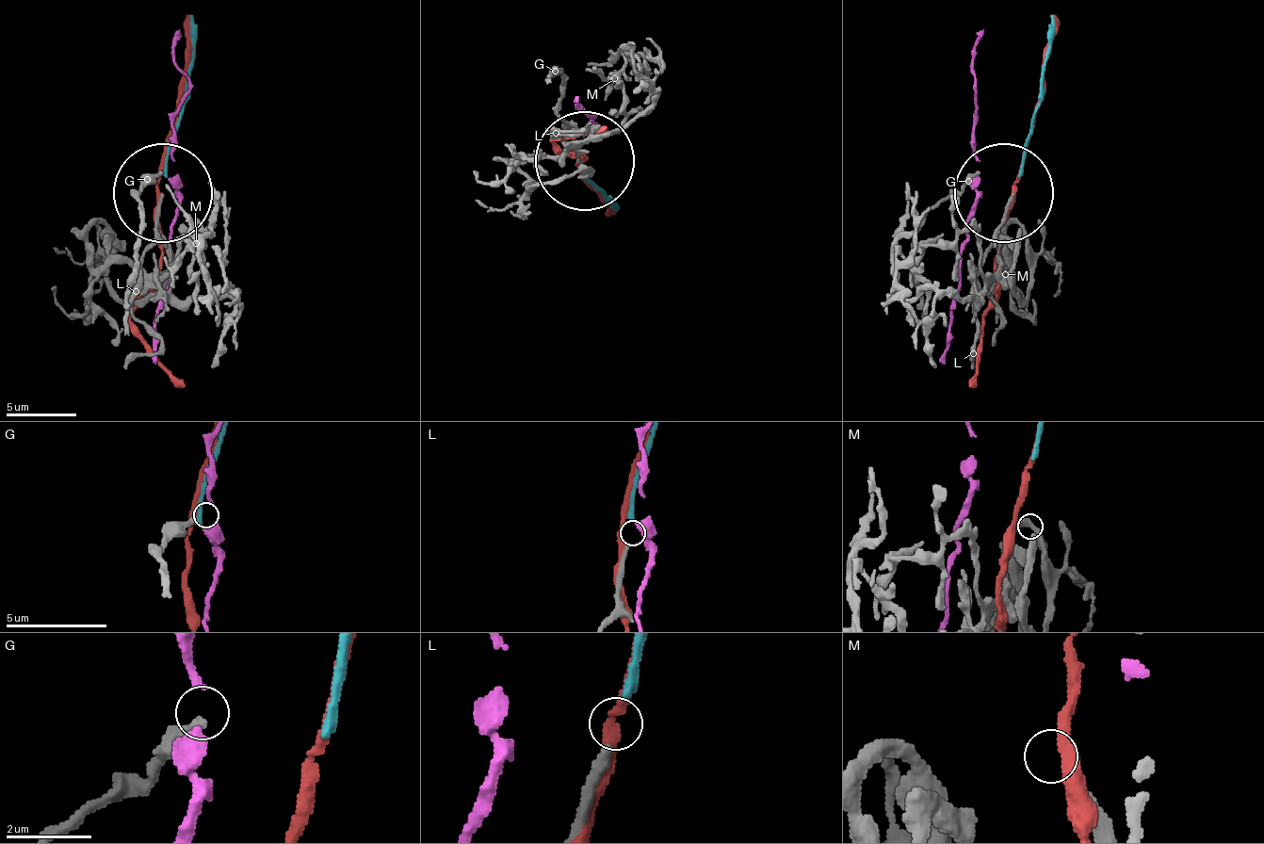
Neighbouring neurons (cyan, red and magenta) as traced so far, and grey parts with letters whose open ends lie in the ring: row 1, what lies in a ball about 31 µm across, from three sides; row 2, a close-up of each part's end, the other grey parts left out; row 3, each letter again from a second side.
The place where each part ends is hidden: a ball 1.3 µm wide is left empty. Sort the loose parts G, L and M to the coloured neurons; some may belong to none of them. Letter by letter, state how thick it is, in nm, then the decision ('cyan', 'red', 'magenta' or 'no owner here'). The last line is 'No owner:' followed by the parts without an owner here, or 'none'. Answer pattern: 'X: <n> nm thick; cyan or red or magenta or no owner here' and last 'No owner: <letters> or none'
G: 240 nm thick; no owner here
L: 220 nm thick; cyan
M: 320 nm thick; no owner here
No owner: G, M

